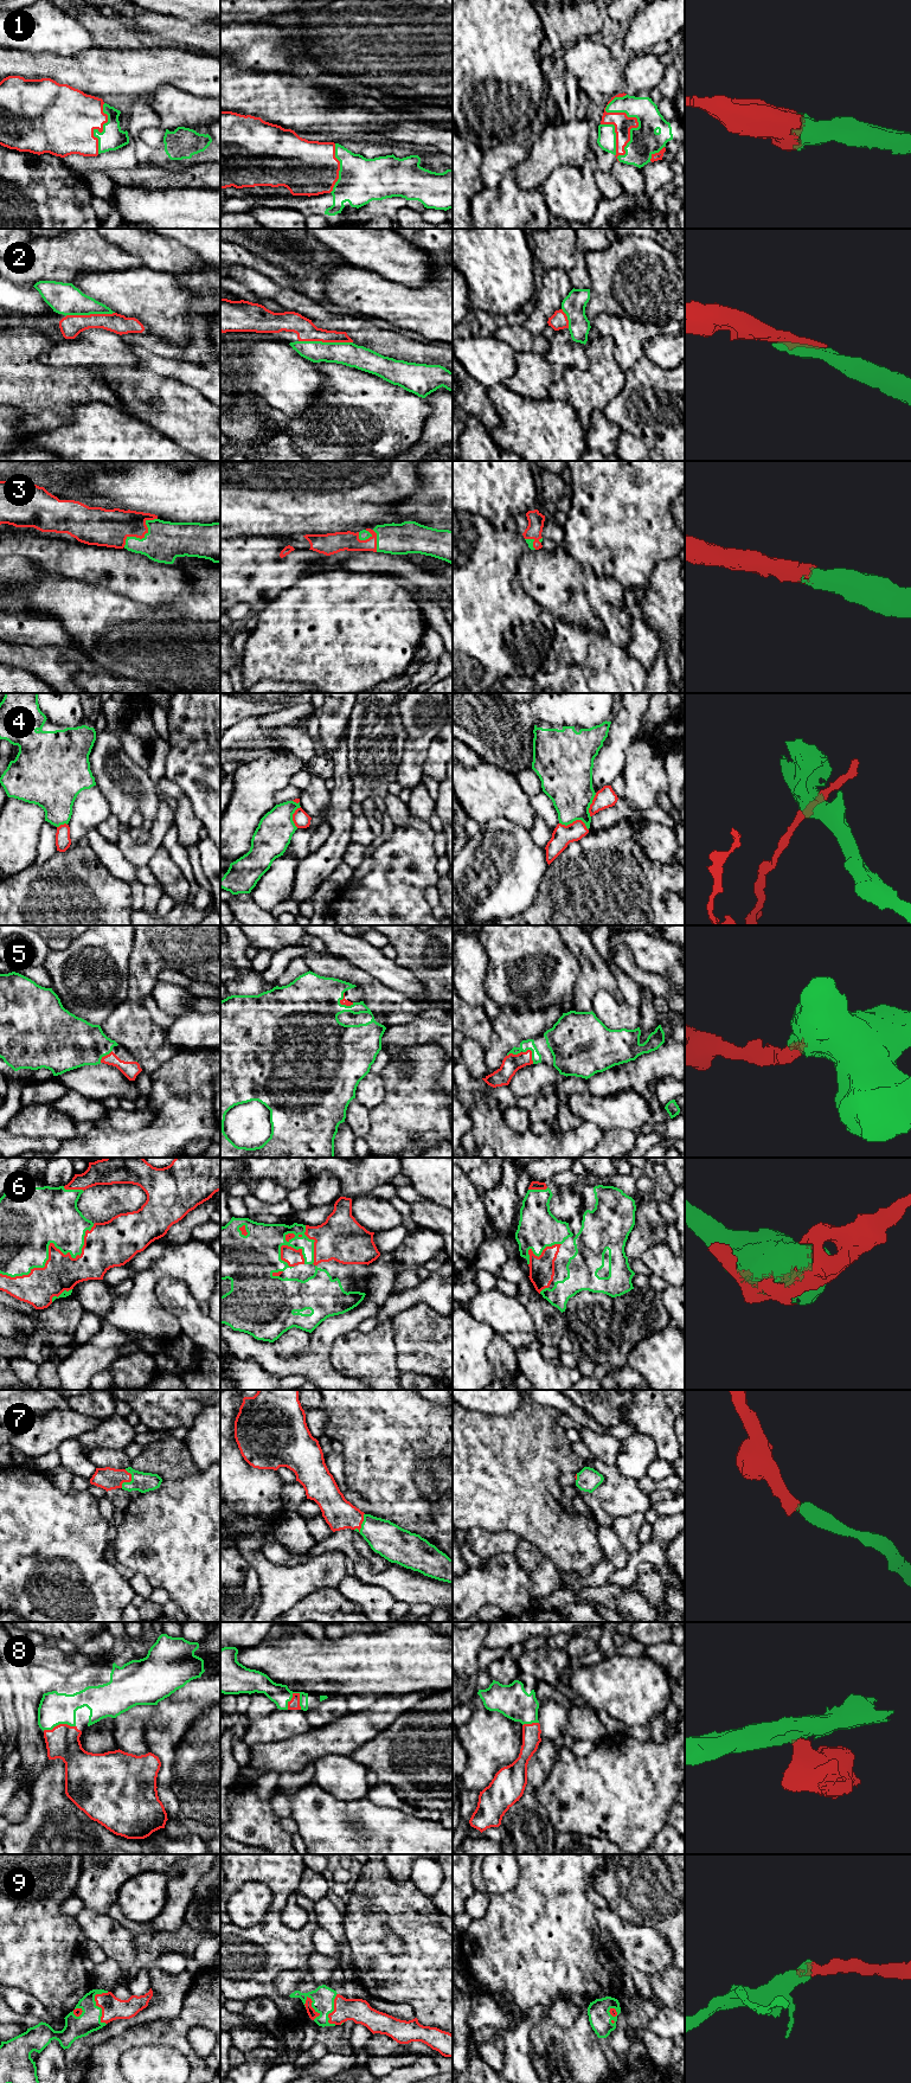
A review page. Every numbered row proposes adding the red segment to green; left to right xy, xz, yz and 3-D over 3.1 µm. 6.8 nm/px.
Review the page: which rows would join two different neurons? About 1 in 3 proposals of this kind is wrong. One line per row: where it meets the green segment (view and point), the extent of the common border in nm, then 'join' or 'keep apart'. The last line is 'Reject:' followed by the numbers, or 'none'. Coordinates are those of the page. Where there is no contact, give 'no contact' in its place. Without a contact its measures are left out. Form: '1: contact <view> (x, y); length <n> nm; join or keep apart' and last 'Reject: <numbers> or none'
1: contact yz (634, 116); length 460 nm; join
2: contact xz (326, 343); length 360 nm; join
3: contact xy (145, 536); length 300 nm; join
4: contact yz (575, 820); length 200 nm; keep apart
5: contact yz (532, 1053); length 120 nm; join
6: contact xy (47, 1247); length 700 nm; join
7: contact xy (130, 1481); length 130 nm; join
8: contact xz (290, 1699); length 150 nm; join
9: contact xy (101, 2010); length 220 nm; join
Reject: 4

